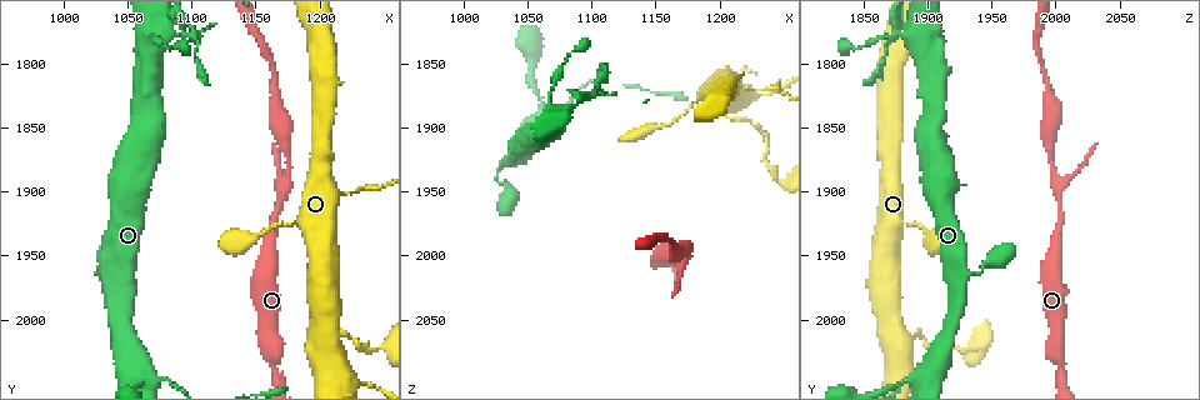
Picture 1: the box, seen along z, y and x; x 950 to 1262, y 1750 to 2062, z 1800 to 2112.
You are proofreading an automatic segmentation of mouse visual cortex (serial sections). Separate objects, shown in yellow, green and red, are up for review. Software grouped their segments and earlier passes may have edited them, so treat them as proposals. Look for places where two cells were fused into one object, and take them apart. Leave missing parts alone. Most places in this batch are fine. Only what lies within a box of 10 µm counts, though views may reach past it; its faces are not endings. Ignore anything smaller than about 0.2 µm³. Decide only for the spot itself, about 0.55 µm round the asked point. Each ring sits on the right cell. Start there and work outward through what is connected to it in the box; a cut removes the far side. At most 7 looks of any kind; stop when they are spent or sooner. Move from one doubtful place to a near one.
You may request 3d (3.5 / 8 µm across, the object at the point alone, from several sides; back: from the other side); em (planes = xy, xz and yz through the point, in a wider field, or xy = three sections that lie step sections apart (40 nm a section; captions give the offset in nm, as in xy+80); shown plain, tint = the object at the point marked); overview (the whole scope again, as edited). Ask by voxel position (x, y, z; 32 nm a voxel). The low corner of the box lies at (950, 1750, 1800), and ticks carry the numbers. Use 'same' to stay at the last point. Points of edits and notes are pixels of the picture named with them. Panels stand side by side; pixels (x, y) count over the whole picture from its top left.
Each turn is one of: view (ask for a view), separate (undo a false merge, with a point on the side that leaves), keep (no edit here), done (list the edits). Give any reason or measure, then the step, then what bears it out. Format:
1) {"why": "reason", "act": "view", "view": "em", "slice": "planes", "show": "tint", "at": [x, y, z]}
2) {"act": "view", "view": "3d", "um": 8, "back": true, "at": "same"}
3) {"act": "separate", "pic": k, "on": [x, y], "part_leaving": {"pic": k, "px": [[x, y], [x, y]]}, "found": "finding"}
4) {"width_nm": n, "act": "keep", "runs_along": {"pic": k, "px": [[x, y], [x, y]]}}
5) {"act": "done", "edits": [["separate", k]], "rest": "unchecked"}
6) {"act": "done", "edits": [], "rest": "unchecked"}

{"why": "abrupt turn", "act": "view", "view": "3d", "um": 3.5, "at": [1234, 2022, 1902]}

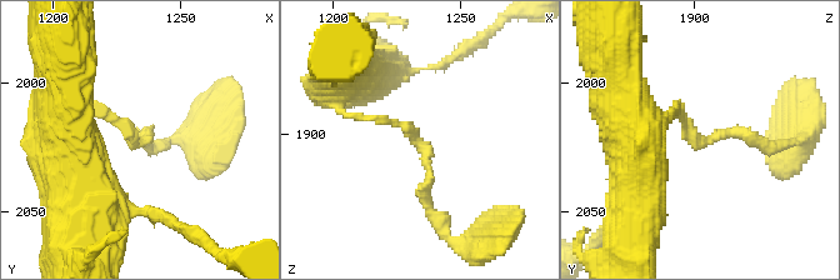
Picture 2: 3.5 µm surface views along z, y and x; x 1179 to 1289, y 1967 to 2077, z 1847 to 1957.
{"act": "view", "view": "em", "slice": "xy", "step": 2, "show": "tint", "at": [1234, 2024, 1902]}

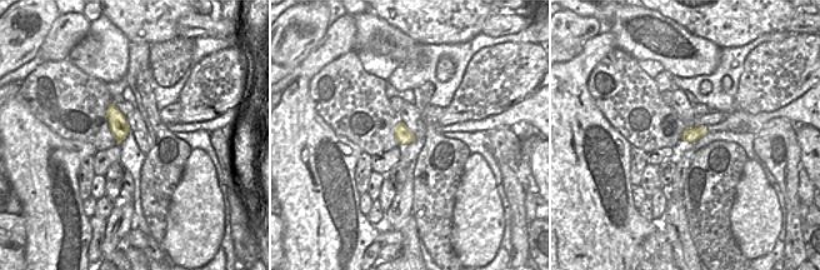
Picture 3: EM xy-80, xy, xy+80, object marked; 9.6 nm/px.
{"arm_widths_nm": [100, 150], "act": "keep", "runs_along": {"pic": 2, "px": [[676, 109], [699, 144], [725, 133], [770, 144]]}, "found": "all the same cell"}

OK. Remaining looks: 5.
{"why": "thick turns thin", "act": "view", "view": "3d", "um": 8, "at": [1226, 1900, 1870]}

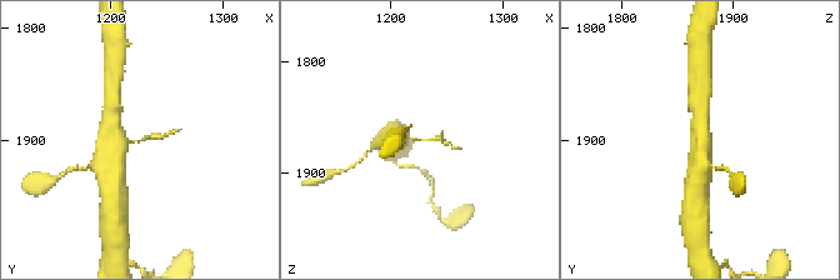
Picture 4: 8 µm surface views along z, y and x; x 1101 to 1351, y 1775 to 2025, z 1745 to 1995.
{"arm_widths_nm": [150, 450], "act": "view", "view": "em", "slice": "xy", "step": 5, "show": "tint", "at": "same"}

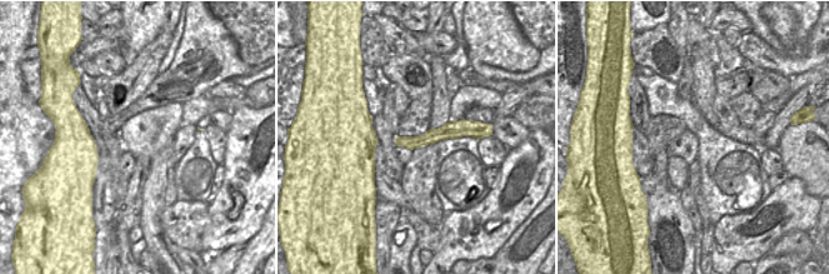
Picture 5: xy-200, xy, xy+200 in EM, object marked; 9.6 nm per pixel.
{"act": "keep", "runs_along": {"pic": 4, "px": [[106, 150], [119, 140], [143, 140], [174, 131]]}, "found": "continuous, no second cell"}

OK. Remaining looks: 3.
{"why": "sudden change in width", "act": "view", "view": "3d", "um": 3.5, "at": [1172, 1910, 2004]}

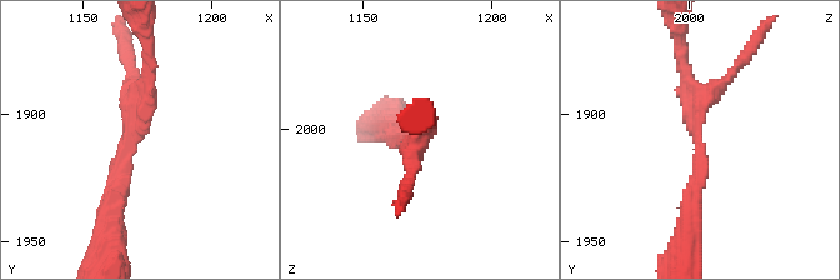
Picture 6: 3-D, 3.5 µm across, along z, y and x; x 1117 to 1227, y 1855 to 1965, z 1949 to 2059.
{"act": "view", "view": "em", "slice": "xy", "step": 1, "show": "tint", "at": [1170, 1909, 2003]}

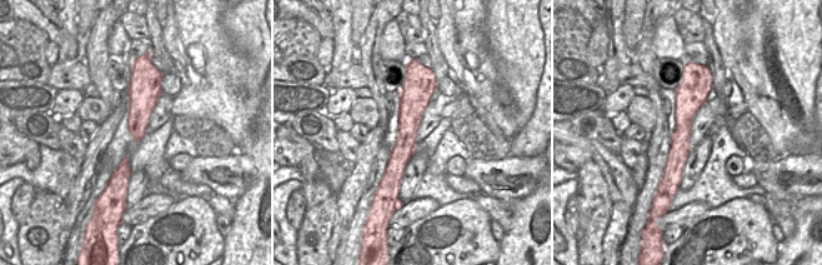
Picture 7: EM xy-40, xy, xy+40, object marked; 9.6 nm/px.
{"why": "another direction", "act": "view", "view": "em", "slice": "xy", "step": 5, "show": "tint", "at": "same"}

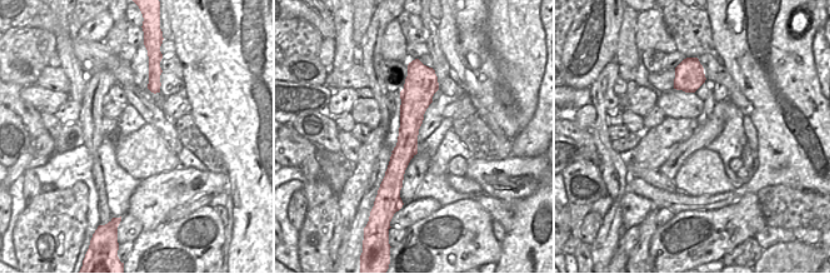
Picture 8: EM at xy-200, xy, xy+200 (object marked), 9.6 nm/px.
{"act": "keep", "runs_along": {"pic": 6, "px": [[106, 211], [149, 100], [149, 58]]}, "found": "one cell here"}

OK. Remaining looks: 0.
{"act": "done", "edits": [], "rest": "unchecked"}

